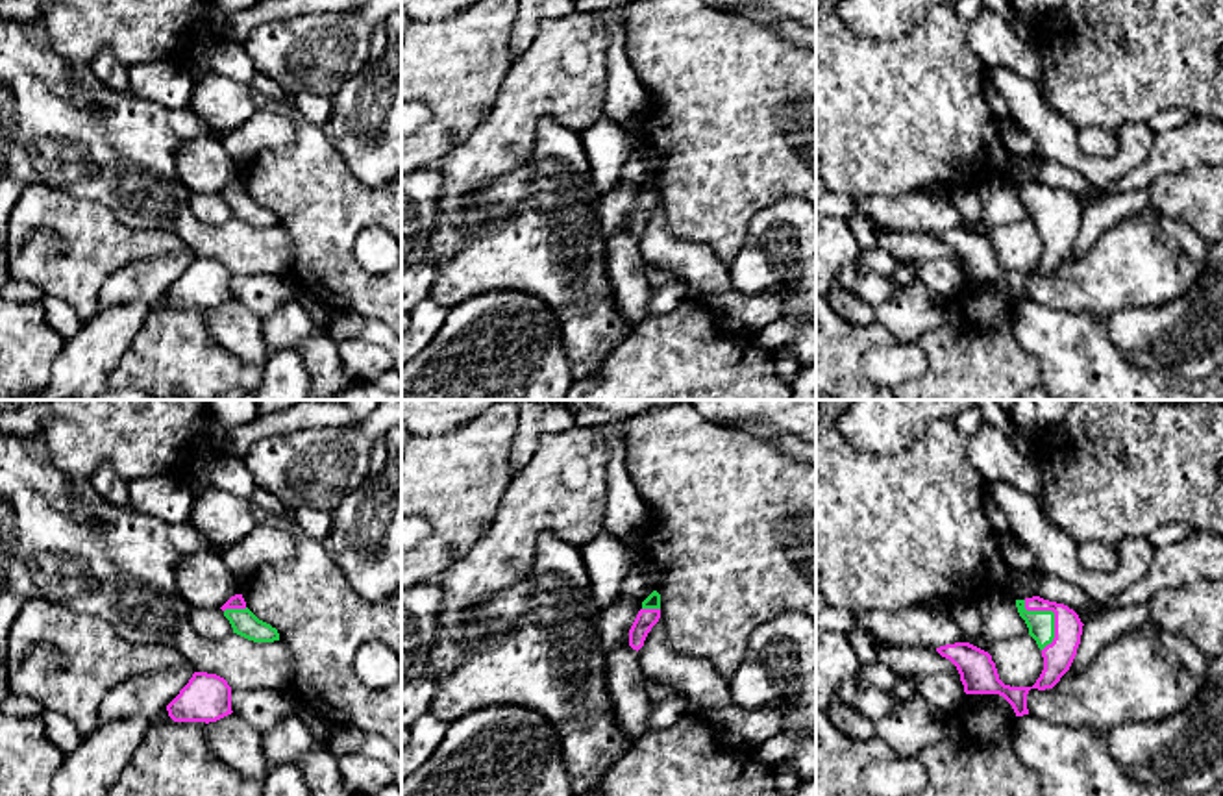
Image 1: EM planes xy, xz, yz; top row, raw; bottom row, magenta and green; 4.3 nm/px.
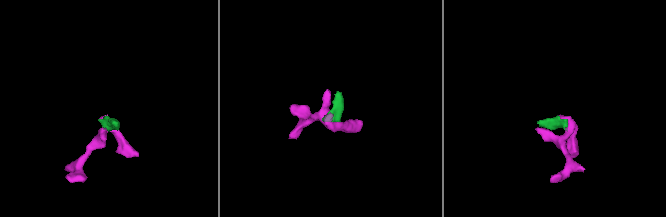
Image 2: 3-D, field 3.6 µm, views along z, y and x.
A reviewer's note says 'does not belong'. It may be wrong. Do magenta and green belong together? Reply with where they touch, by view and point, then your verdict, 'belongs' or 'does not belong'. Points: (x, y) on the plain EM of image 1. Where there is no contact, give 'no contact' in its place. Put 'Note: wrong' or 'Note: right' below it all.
contact yz (1055, 200); belongs
Note: wrong

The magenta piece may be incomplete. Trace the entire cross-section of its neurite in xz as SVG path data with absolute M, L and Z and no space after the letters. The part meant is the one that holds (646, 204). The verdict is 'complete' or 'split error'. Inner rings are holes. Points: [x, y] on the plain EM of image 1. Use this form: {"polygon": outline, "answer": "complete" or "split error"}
{"polygon": "M653 176L644 187L642 194L638 196L631 215L629 215L629 231L633 235L640 235L651 213L661 204L661 180Z", "answer": "split error"}

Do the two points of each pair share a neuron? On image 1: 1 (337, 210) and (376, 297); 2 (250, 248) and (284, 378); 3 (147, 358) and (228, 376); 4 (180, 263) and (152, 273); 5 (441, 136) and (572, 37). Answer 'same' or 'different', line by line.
1: same
2: different
3: same
4: same
5: different

